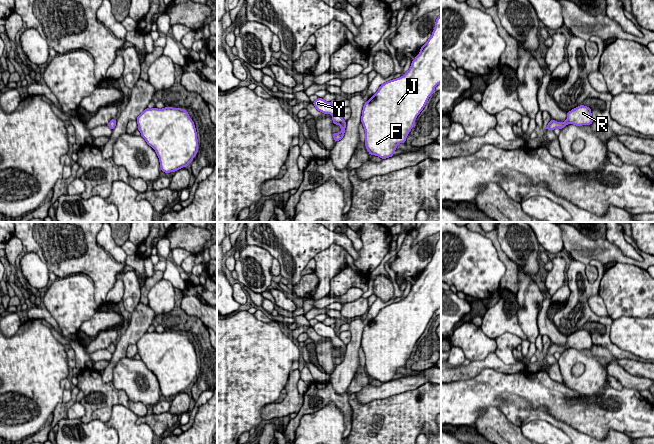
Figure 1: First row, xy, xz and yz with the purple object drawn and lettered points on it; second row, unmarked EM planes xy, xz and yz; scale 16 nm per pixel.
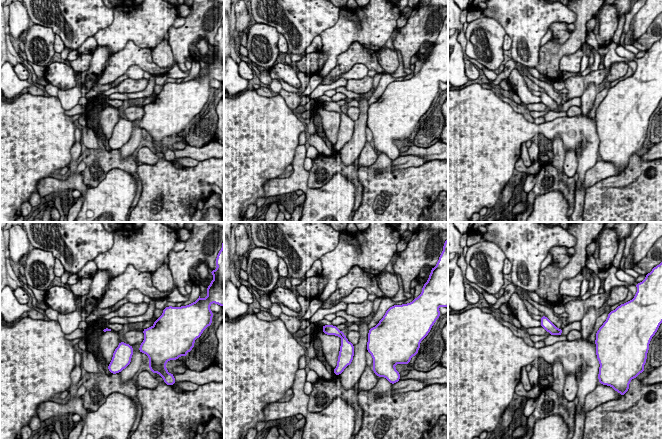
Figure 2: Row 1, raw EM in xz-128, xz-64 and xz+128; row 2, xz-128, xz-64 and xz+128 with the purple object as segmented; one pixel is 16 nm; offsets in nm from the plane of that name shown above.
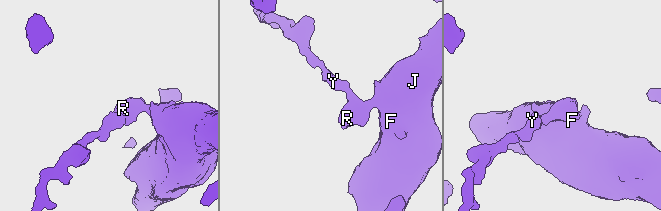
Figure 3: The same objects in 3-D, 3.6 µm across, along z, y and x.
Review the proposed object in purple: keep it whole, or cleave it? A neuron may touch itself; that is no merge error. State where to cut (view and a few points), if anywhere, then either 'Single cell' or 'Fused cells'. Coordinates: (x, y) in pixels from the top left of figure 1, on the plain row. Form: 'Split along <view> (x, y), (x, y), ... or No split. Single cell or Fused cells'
No split. Single cell

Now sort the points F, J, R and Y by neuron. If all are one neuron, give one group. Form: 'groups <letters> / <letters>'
groups F J R Y

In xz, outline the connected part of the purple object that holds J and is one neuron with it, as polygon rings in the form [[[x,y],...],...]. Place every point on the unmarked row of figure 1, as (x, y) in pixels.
[[[441,238],[435,246],[431,261],[412,284],[409,294],[401,301],[382,308],[364,327],[361,346],[365,354],[365,369],[370,379],[382,383],[392,381],[397,369],[405,367],[415,350],[415,344],[425,331],[435,311],[441,307]]]

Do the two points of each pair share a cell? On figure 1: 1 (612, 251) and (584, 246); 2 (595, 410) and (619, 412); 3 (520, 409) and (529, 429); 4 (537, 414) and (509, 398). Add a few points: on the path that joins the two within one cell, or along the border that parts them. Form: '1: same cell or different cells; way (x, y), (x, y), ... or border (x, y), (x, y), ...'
1: same cell; way (605, 251), (591, 249)
2: same cell; way (601, 412), (613, 412)
3: different cells; border (550, 423), (544, 420), (530, 420), (521, 427)
4: same cell; way (530, 413), (524, 413), (516, 405)

